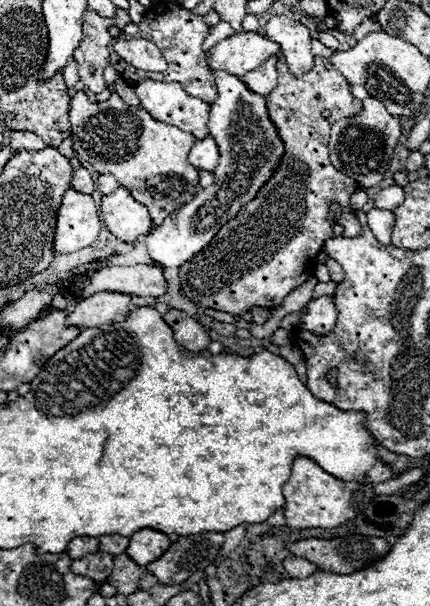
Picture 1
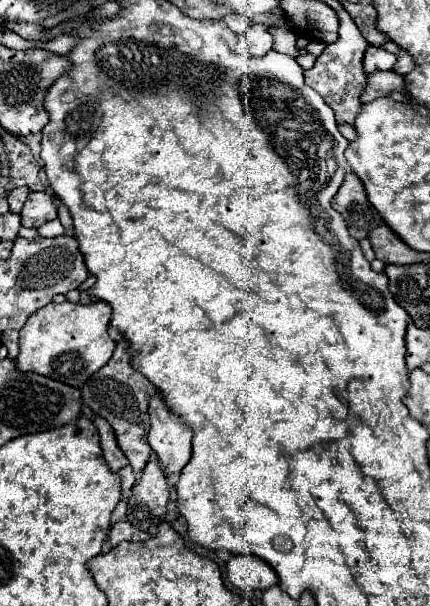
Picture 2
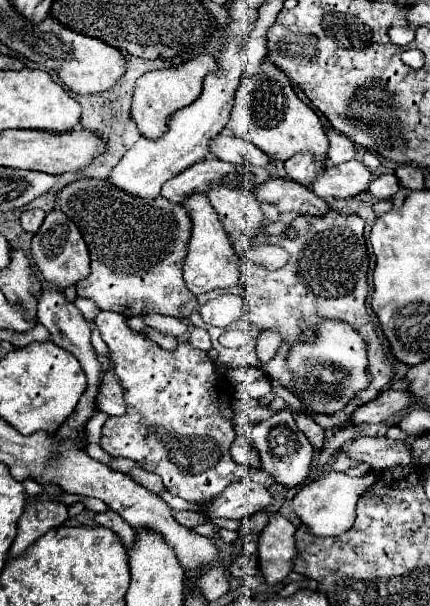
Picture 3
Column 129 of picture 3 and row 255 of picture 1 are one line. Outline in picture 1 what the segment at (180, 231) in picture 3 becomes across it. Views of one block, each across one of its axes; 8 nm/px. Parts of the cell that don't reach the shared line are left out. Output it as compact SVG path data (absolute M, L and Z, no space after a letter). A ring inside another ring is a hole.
M318 56L314 60L314 68L306 72L304 76L290 74L284 58L280 58L278 60L278 86L266 96L266 104L268 104L268 114L272 122L276 124L280 138L286 142L286 154L278 172L270 178L266 186L262 186L262 190L256 194L252 202L242 206L236 218L232 218L218 230L216 238L204 250L200 250L196 258L190 258L188 262L180 266L182 294L186 298L190 298L202 308L214 308L214 310L222 310L234 316L240 316L248 312L248 308L254 308L254 306L276 308L292 290L296 290L310 278L310 276L304 276L306 270L310 268L310 262L318 256L326 238L332 236L332 228L324 228L324 220L332 222L328 216L332 202L340 204L340 224L344 226L344 234L358 236L362 232L350 208L350 194L358 190L358 182L340 174L330 164L330 158L328 158L328 138L330 138L332 122L352 116L362 110L362 102L350 94L350 84L328 62L328 58ZM322 110L330 110L330 118L322 118Z

